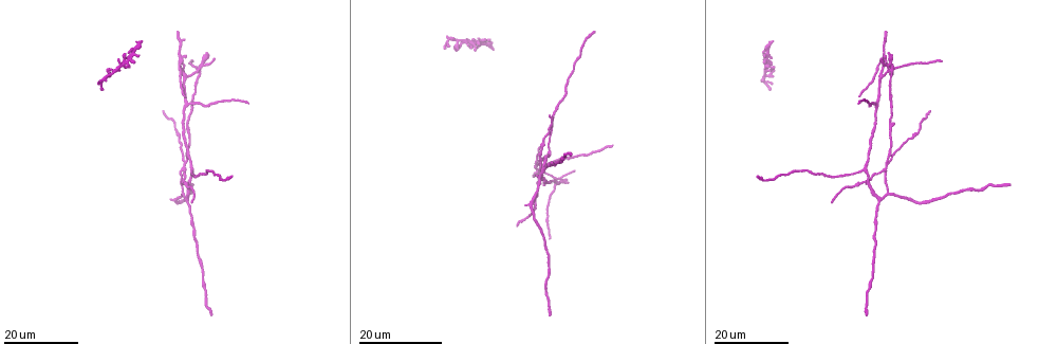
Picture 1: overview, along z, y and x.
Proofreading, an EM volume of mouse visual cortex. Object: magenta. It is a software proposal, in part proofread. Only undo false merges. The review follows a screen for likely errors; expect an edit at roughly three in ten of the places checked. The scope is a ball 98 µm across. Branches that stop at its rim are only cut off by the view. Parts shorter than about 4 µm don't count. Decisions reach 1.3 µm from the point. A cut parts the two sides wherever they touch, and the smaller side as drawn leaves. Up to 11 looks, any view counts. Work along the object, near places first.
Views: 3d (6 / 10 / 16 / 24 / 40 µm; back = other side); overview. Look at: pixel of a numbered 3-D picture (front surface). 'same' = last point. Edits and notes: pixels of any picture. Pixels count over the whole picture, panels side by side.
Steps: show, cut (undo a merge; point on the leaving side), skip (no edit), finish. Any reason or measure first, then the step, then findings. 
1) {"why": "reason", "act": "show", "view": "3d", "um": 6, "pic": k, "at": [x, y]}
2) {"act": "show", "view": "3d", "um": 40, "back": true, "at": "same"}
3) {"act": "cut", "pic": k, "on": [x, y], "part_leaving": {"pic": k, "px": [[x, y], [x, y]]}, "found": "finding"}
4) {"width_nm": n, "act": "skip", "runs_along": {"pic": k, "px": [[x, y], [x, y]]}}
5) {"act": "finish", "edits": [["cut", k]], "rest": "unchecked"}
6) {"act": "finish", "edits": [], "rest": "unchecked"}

{"why": "looks like a crossing", "act": "show", "view": "3d", "um": 24, "pic": 1, "at": [892, 68]}

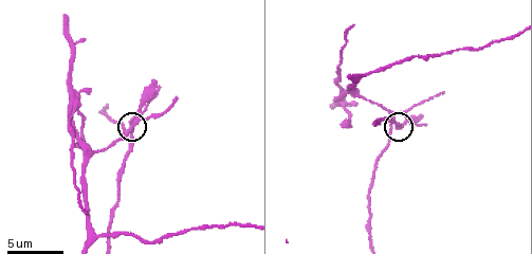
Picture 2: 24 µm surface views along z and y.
{"why": "zoom in", "act": "show", "view": "3d", "um": 6, "pic": 2, "at": [132, 133]}

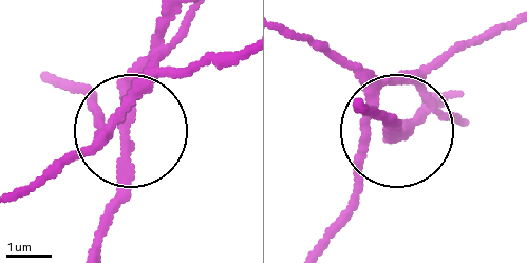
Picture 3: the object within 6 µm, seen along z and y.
{"width_nm": 190, "act": "skip", "runs_along": {"pic": 3, "px": [[18, 187], [52, 176], [93, 138], [128, 131], [162, 21]]}, "found": "one neuron here"}

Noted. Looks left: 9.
{"act": "show", "view": "3d", "um": 10, "pic": 2, "at": [96, 234]}

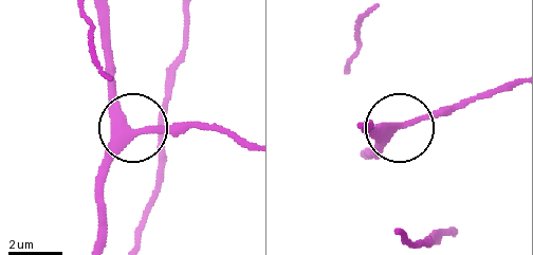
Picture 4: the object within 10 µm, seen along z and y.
{"side_arm_um": 19, "act": "skip", "runs_along": {"pic": 4, "px": [[96, 194], [106, 155], [131, 130], [197, 128]]}, "found": "one neuron here"}

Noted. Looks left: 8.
{"why": "four arms meet", "act": "show", "view": "3d", "um": 16, "pic": 1, "at": [123, 63]}

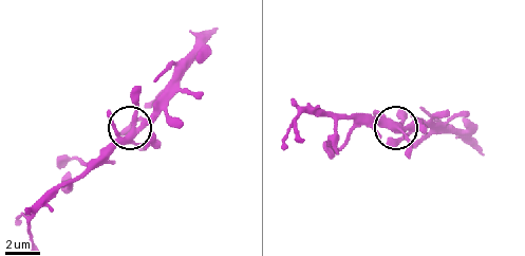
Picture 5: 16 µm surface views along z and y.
{"act": "show", "view": "3d", "um": 6, "pic": 5, "at": [127, 137]}

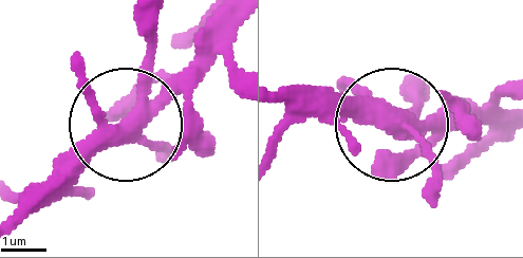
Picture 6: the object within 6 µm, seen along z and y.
{"act": "show", "view": "3d", "um": 6, "back": true, "pic": 6, "at": [123, 125]}

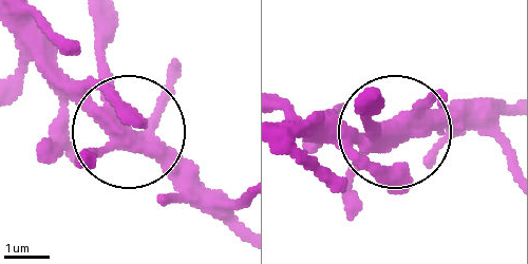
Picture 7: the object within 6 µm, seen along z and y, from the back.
{"side_arm_um": 9, "act": "skip", "found": "all the same neuron"}

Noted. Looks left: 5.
{"why": "four or more arms meet", "act": "show", "view": "3d", "um": 10, "pic": 2, "at": [77, 102]}

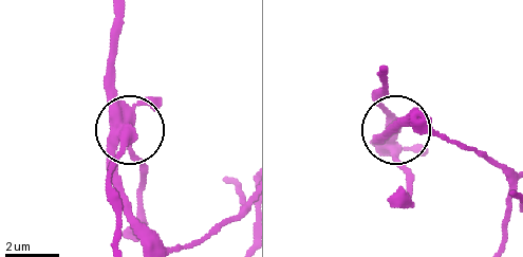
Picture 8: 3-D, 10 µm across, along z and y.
{"arms": 4, "act": "cut", "pic": 8, "on": [387, 114], "part_leaving": {"pic": 8, "px": [[392, 140], [378, 104], [385, 72]]}, "found": "two neurons meet here"}

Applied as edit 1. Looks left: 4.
{"act": "show", "view": "overview"}

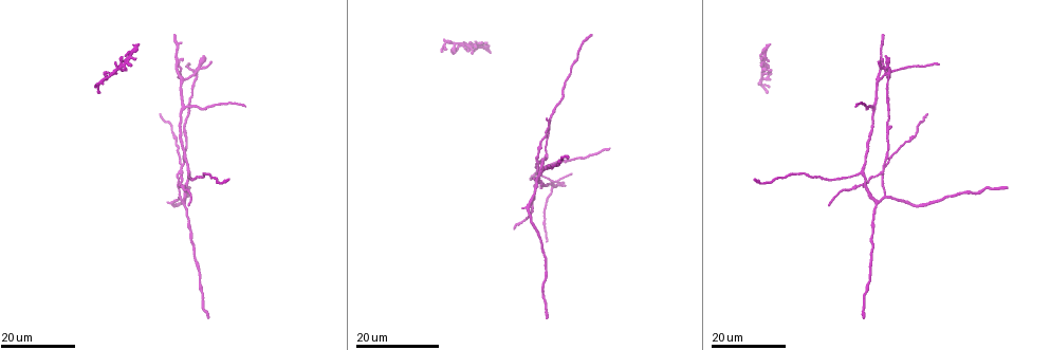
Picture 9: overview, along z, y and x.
{"act": "show", "view": "3d", "um": 16, "pic": 9, "at": [879, 77]}

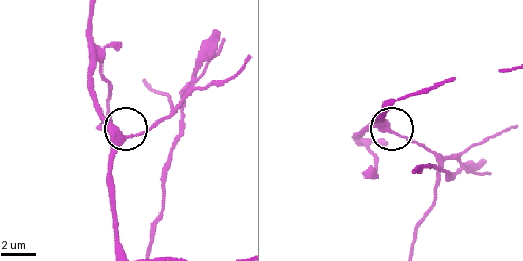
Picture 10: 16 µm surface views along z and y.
{"act": "show", "view": "3d", "um": 10, "pic": 10, "at": [386, 131]}

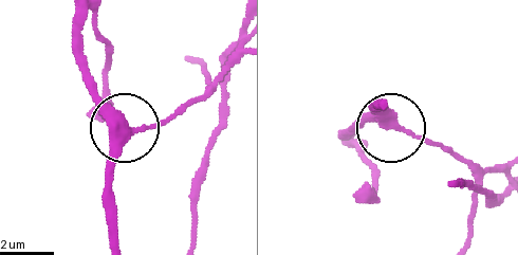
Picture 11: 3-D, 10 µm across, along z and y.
{"width_nm": 360, "act": "skip", "runs_along": {"pic": 11, "px": [[111, 238], [113, 143], [125, 131], [184, 109]]}, "found": "one neuron here"}

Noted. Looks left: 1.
{"act": "finish", "edits": [["cut", 8]], "rest": "unchecked"}

